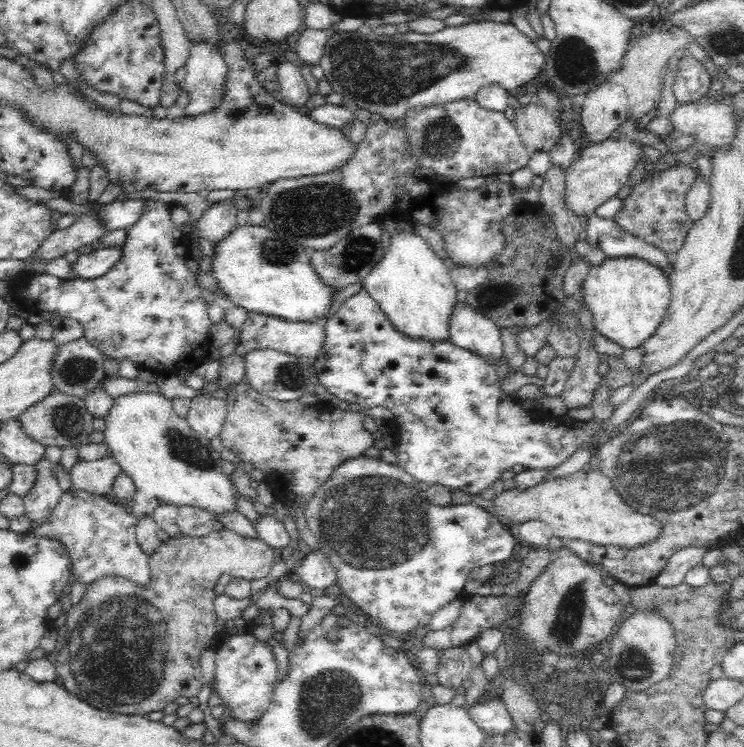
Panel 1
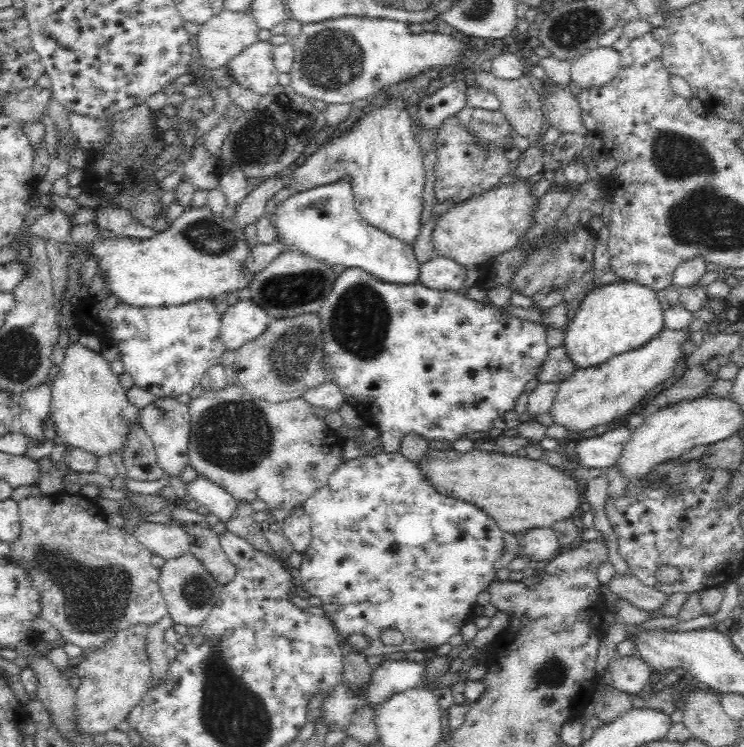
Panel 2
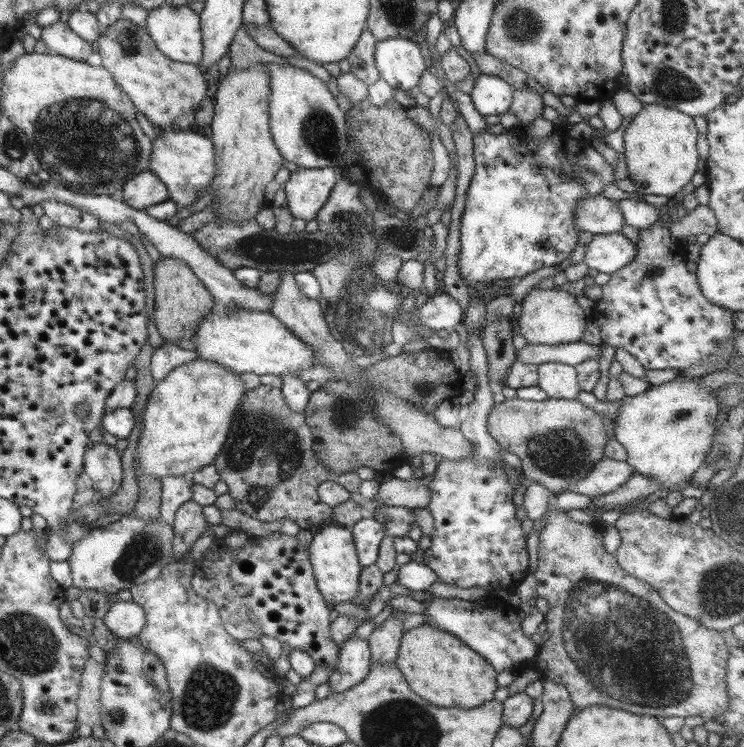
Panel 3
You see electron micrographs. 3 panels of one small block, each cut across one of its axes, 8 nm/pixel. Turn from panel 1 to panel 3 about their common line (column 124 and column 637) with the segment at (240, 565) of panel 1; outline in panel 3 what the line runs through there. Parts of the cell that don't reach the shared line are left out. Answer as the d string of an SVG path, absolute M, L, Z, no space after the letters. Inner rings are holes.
M551 504L547 507L543 518L544 527L533 536L538 542L537 568L535 572L533 572L533 577L537 582L535 590L537 596L544 598L547 603L547 612L545 612L542 617L546 624L546 632L550 633L549 638L544 640L544 643L538 648L535 655L535 668L540 672L541 678L564 686L568 692L574 712L576 713L579 713L589 706L598 705L607 706L611 709L625 710L631 713L631 715L655 717L657 720L662 720L667 717L679 717L684 719L688 716L699 716L704 722L707 722L714 721L717 716L721 716L721 714L725 712L728 701L724 679L726 675L728 644L723 641L721 633L713 629L702 627L695 619L671 610L648 584L627 575L625 571L617 565L614 553L609 553L604 549L601 529L596 525L569 521L569 519L565 517L565 512L551 509ZM587 680L589 680L599 692L611 696L611 698L609 698L609 704L607 704L607 696L601 696L595 688L591 688L591 684L589 684Z

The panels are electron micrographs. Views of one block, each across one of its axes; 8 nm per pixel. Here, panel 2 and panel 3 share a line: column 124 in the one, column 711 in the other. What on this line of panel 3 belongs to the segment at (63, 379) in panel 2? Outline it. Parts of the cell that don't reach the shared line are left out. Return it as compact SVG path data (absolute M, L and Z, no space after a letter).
M675 377L656 387L649 386L645 392L635 396L624 395L612 403L613 436L625 451L625 463L631 471L653 482L663 489L680 489L688 483L701 466L711 448L715 432L715 416L719 411L711 388L701 386L698 378Z

